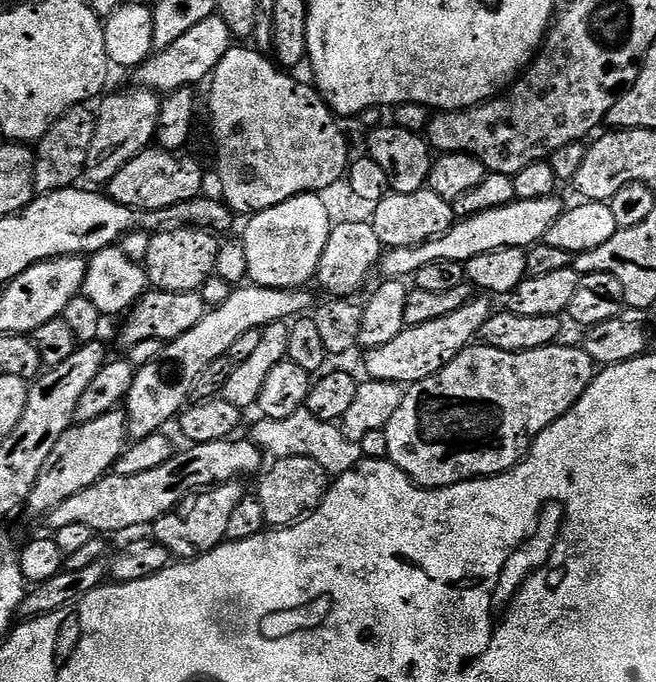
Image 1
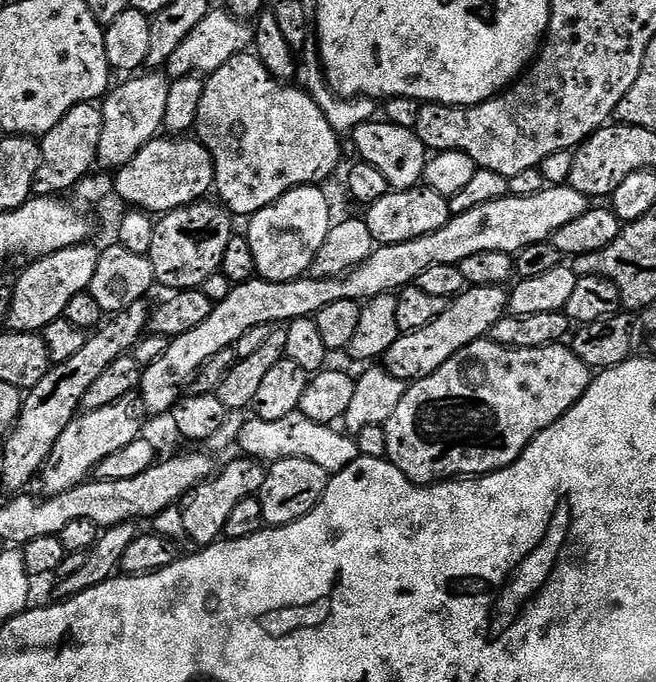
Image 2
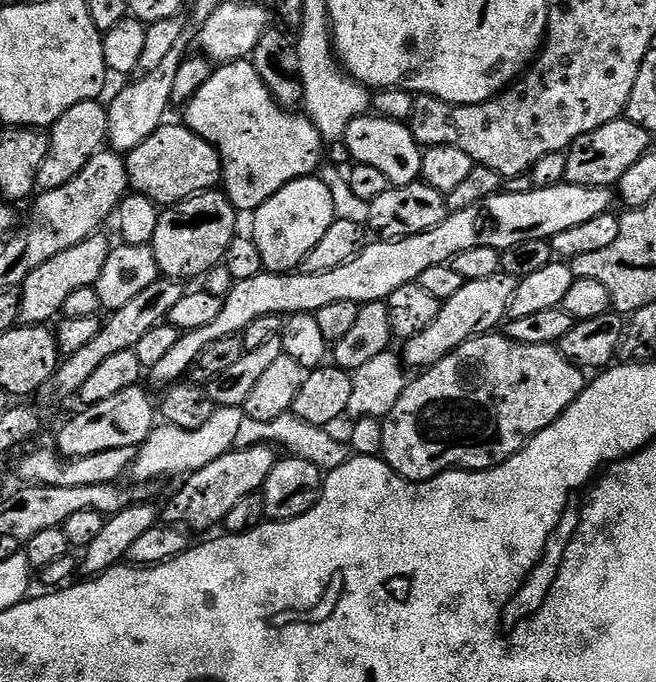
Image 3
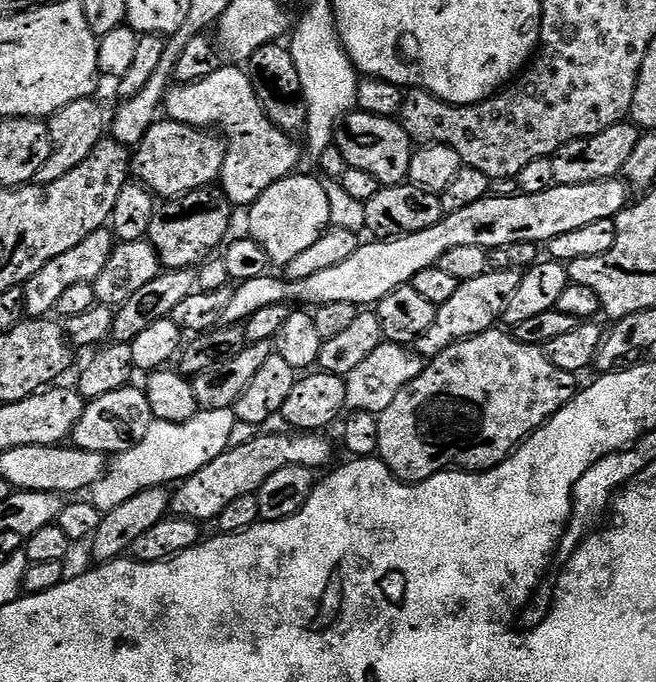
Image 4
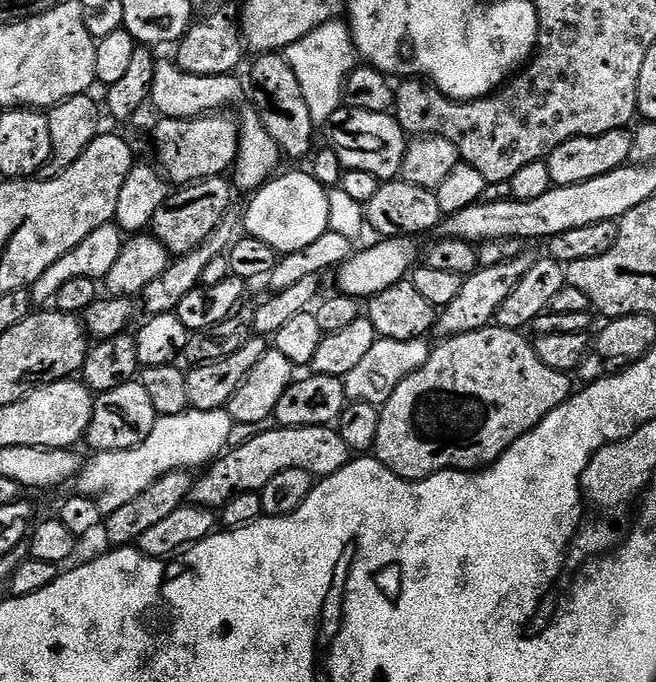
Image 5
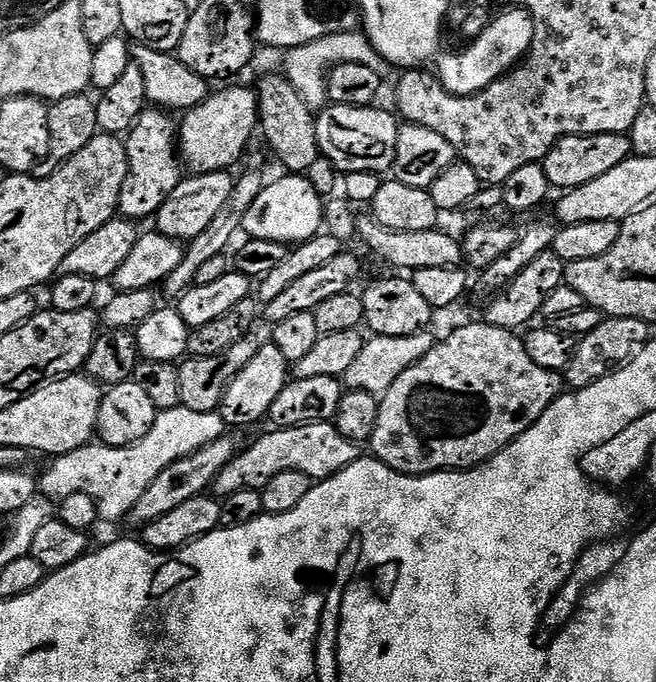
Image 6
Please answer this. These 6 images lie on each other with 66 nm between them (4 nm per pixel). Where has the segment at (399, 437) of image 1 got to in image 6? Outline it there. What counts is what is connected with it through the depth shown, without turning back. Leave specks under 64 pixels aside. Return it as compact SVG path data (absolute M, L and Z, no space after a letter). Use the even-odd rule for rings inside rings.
M487 322L464 324L461 328L454 329L445 340L437 342L430 350L430 354L426 354L418 363L410 366L410 370L406 370L406 374L402 374L402 378L398 378L398 382L394 382L394 386L390 386L390 390L386 390L384 395L379 397L378 422L374 426L374 434L370 441L371 455L404 476L426 476L429 472L441 470L475 468L476 465L494 458L507 444L512 444L523 432L530 430L530 426L534 426L534 422L538 422L538 418L546 414L548 407L561 396L565 388L566 381L563 375L554 370L542 370L542 366L537 366L530 359L530 354L526 354L523 339L513 329L499 328Z

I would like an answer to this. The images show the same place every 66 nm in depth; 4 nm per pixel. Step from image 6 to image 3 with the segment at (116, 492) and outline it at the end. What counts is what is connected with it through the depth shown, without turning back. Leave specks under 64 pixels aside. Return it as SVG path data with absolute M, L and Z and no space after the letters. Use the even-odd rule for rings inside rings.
M217 408L210 422L206 422L206 426L198 426L198 430L182 430L165 423L153 427L151 434L135 453L130 476L136 480L160 480L163 476L183 477L198 471L202 466L210 466L214 458L222 458L222 454L235 448L235 439L244 418L243 408Z

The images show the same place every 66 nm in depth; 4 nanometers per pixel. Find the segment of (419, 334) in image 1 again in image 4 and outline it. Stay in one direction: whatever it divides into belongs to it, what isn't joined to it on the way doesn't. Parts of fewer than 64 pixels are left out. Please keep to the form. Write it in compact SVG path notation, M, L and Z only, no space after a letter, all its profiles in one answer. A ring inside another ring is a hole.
M498 268L478 278L461 280L458 290L454 290L454 298L437 307L434 326L430 326L426 334L419 336L414 345L415 351L425 358L431 358L442 354L442 350L454 346L459 340L468 340L471 336L477 336L497 327L501 323L506 306L510 306L510 298L514 298L518 290L520 278L519 271Z

